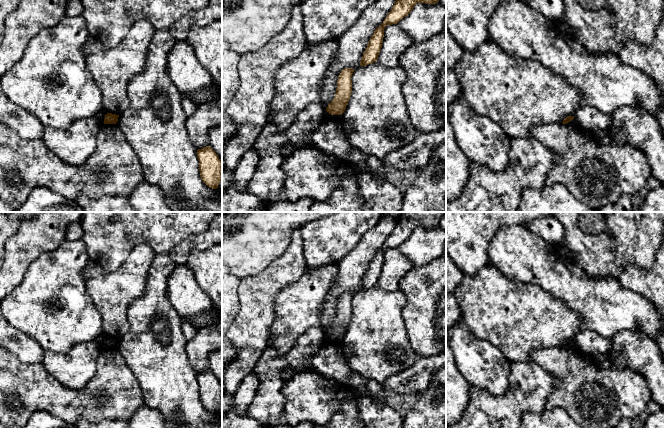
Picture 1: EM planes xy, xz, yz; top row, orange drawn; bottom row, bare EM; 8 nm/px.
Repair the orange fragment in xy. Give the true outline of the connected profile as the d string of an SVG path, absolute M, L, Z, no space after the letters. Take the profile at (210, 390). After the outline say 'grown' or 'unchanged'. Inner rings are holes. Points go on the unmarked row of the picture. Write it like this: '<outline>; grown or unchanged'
M206 370L197 374L201 404L210 412L217 413L222 404L222 386L215 375Z; unchanged

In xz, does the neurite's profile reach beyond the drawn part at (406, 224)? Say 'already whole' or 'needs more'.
already whole

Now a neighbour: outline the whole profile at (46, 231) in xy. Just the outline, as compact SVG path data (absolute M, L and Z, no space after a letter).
M39 212L22 222L5 244L0 268L0 300L22 282L35 260L66 240L68 225L80 222L82 216L83 212Z

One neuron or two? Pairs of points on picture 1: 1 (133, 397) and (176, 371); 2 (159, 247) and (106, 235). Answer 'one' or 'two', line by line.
1: two
2: one

